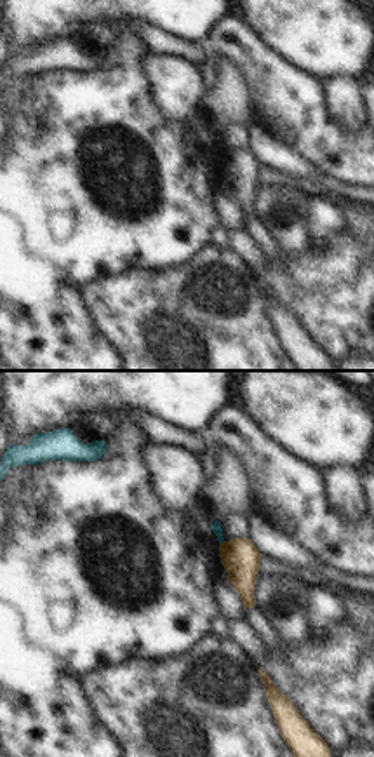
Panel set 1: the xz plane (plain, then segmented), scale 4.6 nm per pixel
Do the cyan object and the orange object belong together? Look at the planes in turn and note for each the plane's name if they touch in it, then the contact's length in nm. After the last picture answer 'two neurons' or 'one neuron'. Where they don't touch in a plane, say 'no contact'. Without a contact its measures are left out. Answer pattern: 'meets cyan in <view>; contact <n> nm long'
meets cyan in xz; contact 40 nm long

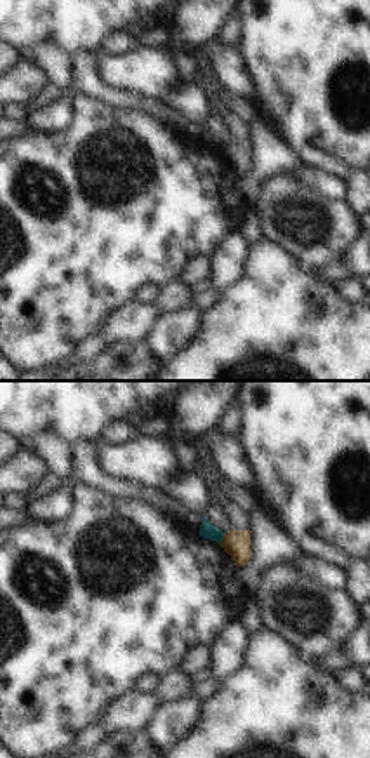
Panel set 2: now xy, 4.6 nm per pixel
meets cyan in xy; contact 60 nm long

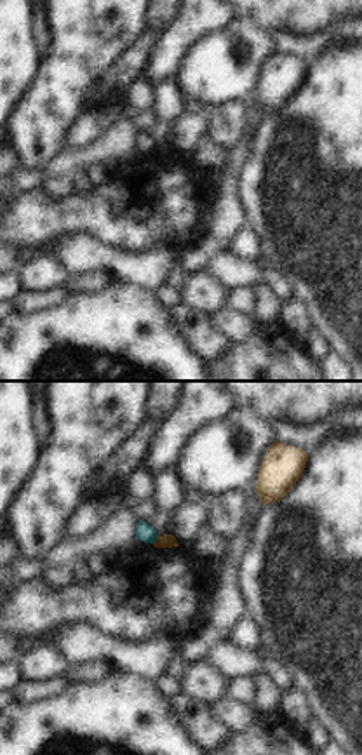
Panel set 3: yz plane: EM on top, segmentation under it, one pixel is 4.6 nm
meets cyan in yz; contact 60 nm long

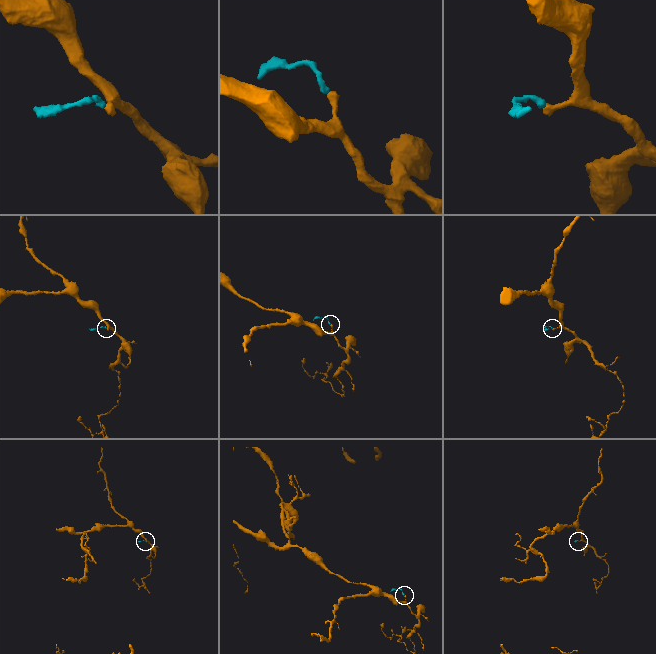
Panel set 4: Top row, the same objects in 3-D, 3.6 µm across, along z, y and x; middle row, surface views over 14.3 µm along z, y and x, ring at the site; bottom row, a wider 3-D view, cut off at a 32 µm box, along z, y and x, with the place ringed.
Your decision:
two neurons

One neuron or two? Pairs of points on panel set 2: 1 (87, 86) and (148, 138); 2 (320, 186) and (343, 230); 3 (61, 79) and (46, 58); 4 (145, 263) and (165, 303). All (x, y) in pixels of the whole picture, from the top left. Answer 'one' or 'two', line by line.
1: two
2: two
3: one
4: two

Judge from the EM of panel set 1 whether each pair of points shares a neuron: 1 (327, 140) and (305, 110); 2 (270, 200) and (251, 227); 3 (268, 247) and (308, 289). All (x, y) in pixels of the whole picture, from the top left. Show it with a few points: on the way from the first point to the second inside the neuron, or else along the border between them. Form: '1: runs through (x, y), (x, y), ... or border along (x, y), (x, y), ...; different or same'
1: runs through (320, 133), (305, 117); same
2: border along (254, 216), (280, 251); different
3: border along (249, 237), (273, 267), (284, 267); different

